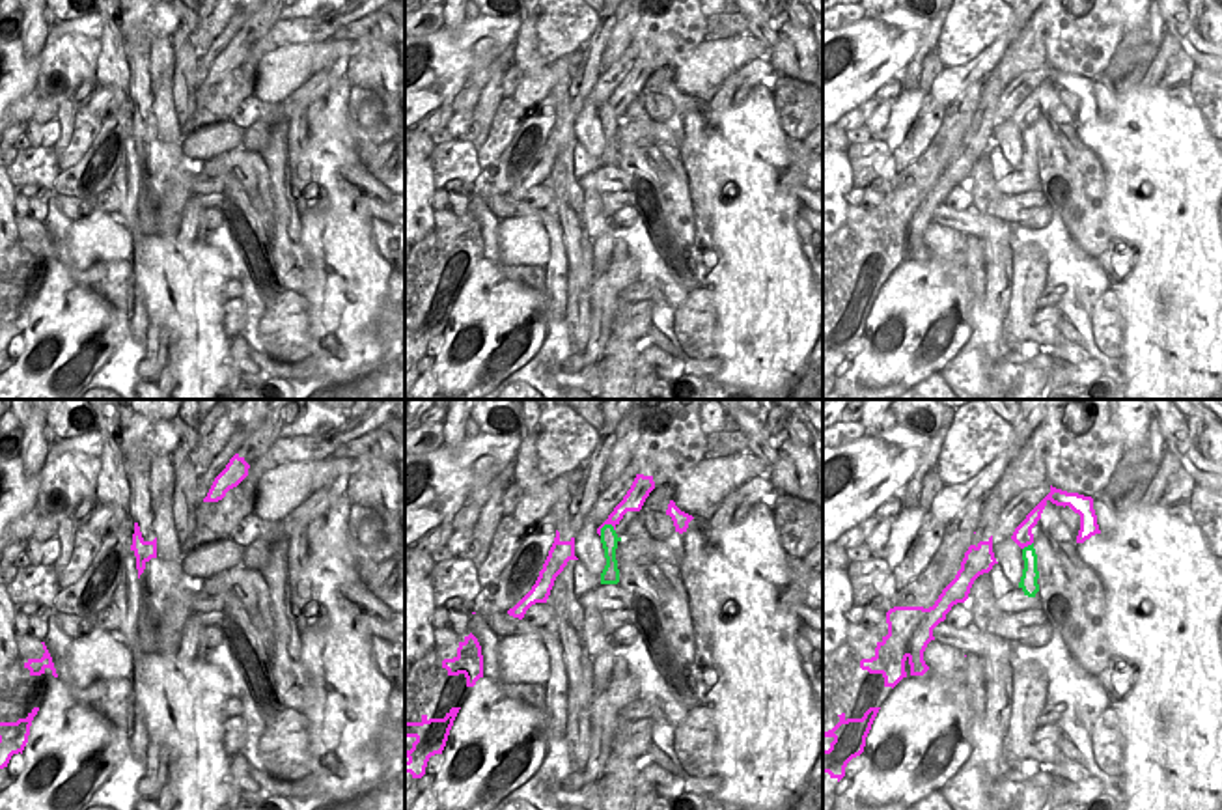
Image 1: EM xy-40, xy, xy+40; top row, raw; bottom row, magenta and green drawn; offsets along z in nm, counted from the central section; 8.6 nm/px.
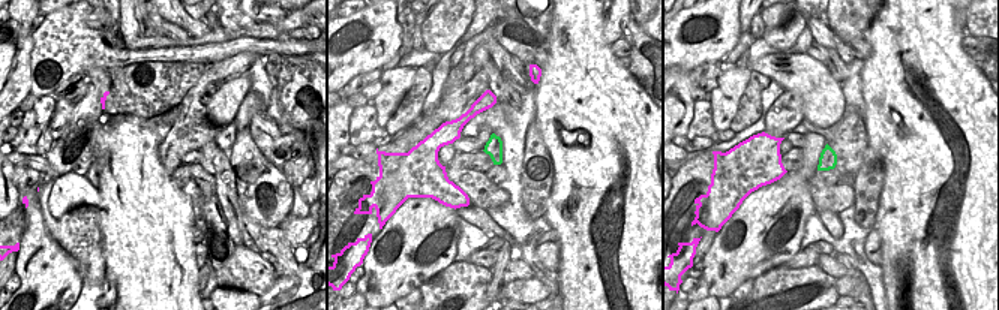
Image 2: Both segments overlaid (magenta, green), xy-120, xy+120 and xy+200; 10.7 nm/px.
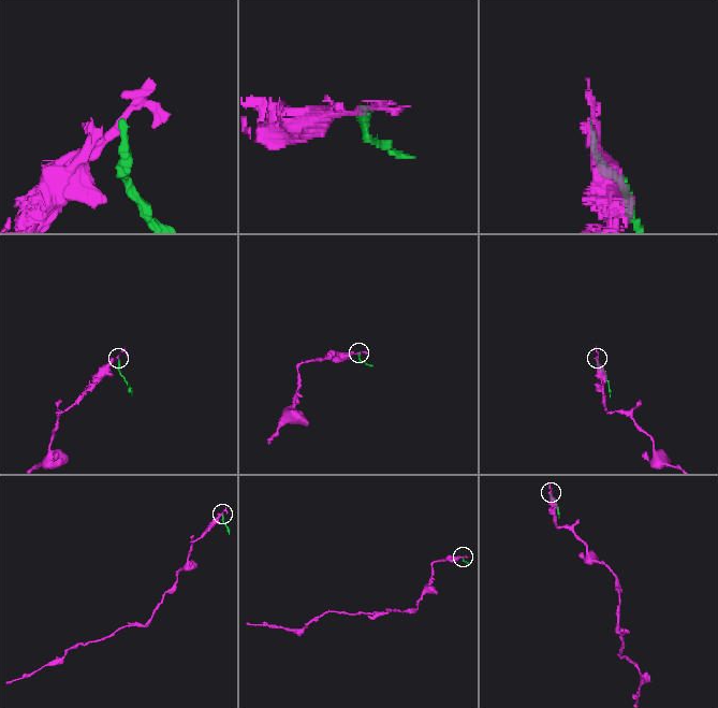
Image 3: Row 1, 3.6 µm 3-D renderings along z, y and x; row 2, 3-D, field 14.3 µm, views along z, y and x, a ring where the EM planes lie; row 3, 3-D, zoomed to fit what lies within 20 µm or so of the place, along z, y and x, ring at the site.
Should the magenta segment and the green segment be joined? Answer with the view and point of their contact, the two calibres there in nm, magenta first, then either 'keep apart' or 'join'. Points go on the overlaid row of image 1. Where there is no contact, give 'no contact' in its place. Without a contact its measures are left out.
xy (605, 523) | 130/160 nm | keep apart

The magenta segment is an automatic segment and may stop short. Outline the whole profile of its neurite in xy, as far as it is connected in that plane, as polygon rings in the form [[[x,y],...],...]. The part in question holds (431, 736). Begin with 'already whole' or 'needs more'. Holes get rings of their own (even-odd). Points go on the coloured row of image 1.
already whole; [[[451,707],[444,719],[429,719],[422,715],[420,722],[405,722],[405,737],[414,737],[412,748],[407,750],[405,773],[422,778],[431,756],[442,754],[453,720],[461,707]]]

